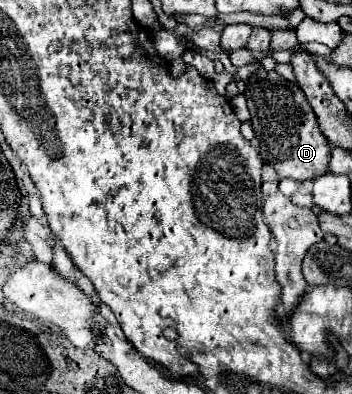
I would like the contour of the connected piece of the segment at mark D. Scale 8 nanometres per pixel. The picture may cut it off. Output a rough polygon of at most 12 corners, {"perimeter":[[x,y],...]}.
{"perimeter":[[259,68],[245,96],[279,180],[329,172],[329,140],[303,90]]}

